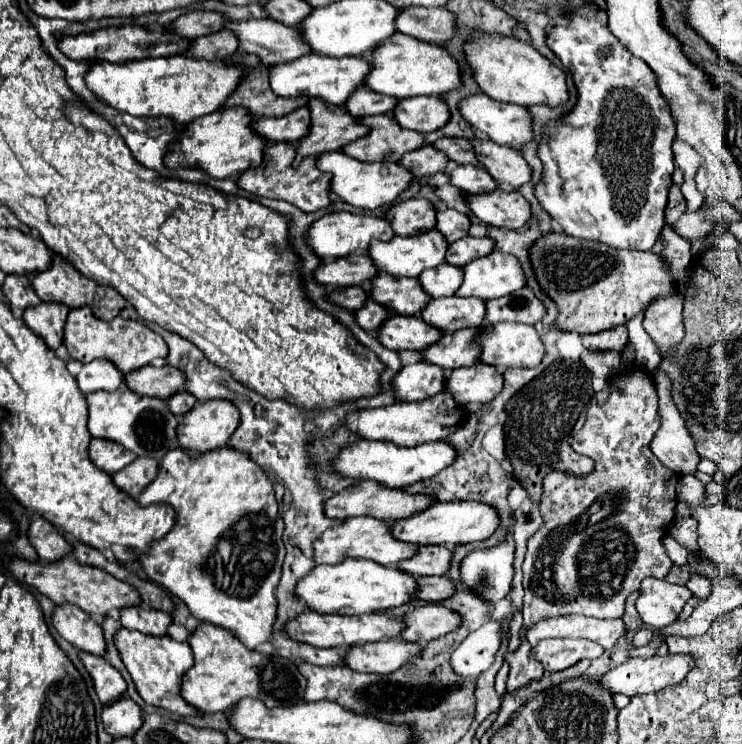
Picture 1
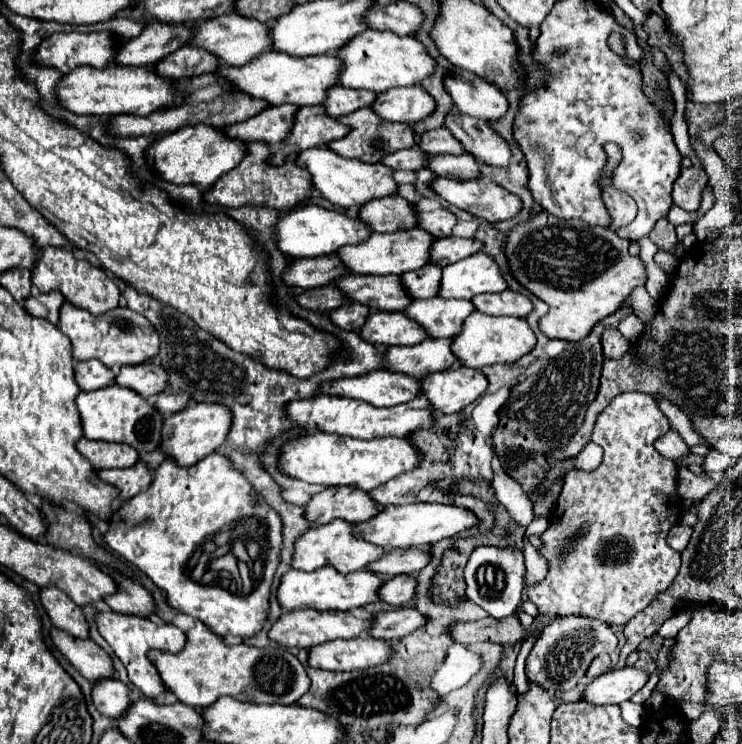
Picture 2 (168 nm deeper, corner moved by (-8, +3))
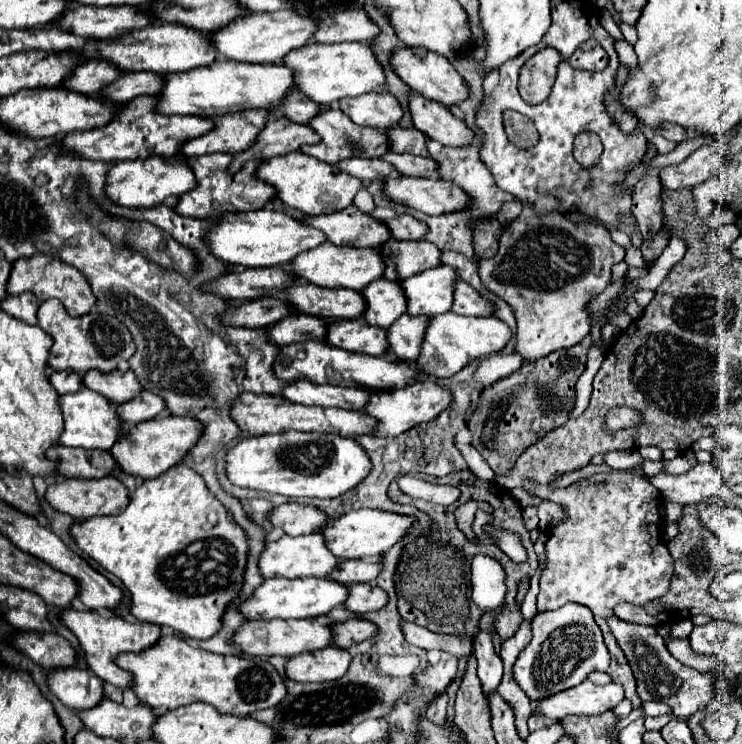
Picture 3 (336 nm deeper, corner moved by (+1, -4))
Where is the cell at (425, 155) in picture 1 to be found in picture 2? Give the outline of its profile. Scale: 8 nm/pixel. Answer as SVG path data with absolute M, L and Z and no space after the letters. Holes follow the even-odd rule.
M407 148L407 150L399 150L391 156L385 156L381 160L381 164L385 164L387 168L393 170L419 170L423 166L427 166L427 156L417 148Z

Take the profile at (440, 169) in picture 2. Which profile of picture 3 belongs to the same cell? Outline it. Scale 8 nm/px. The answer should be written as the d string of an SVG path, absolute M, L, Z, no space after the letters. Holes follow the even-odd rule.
M388 153L384 157L388 163L394 165L396 171L400 171L402 175L410 175L410 177L432 177L438 175L438 163L430 157L416 157L416 155L398 155L398 153Z

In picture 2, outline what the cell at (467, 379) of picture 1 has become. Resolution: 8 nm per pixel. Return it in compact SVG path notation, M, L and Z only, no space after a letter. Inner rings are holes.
M475 368L443 370L421 380L421 394L439 414L453 414L475 402L487 388L487 378Z

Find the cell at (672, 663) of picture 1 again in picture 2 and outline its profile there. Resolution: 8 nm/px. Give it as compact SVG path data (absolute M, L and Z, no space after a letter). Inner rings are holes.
M619 668L607 674L601 674L597 678L593 678L585 692L583 692L583 700L587 700L589 704L601 706L601 704L621 704L625 700L629 700L635 692L639 692L643 688L643 684L647 682L647 674L639 668Z

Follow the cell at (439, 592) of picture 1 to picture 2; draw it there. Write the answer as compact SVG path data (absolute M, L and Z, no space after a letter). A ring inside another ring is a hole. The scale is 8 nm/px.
M395 576L383 582L379 588L379 600L391 606L407 606L407 602L415 596L415 578L413 576Z

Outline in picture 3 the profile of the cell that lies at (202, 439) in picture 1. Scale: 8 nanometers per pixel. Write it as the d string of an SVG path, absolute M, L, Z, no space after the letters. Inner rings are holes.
M178 415L156 417L138 423L134 431L130 431L130 435L126 435L126 439L122 439L122 443L118 443L118 447L114 447L114 451L110 453L126 473L138 475L142 479L158 477L166 473L170 467L182 463L182 459L192 451L192 447L196 447L198 439L202 437L202 431L204 425L194 417L178 417Z

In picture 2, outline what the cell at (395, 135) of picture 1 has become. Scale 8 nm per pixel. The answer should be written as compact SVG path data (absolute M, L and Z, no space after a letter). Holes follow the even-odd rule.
M359 108L355 112L351 112L349 116L341 116L339 122L351 126L351 132L343 140L335 140L335 142L327 144L327 148L333 150L335 154L343 156L343 158L357 158L357 160L375 164L375 162L379 162L387 154L393 154L397 150L415 146L415 134L413 134L411 126L399 124L399 122L381 120L381 118L375 116L375 112L371 108Z

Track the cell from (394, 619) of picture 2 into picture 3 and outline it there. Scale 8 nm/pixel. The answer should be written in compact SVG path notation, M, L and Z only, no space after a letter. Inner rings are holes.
M358 617L344 621L344 623L334 623L332 627L334 627L334 631L338 631L338 639L334 639L334 645L342 647L342 649L350 649L354 643L362 643L362 641L378 635L376 623L358 619Z

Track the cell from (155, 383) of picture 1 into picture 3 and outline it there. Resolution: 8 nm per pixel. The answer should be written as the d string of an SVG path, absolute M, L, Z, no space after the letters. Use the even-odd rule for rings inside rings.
M114 369L110 373L90 371L84 375L84 385L92 391L98 391L116 405L122 405L142 393L142 385L134 375L134 371L120 371L120 369Z

